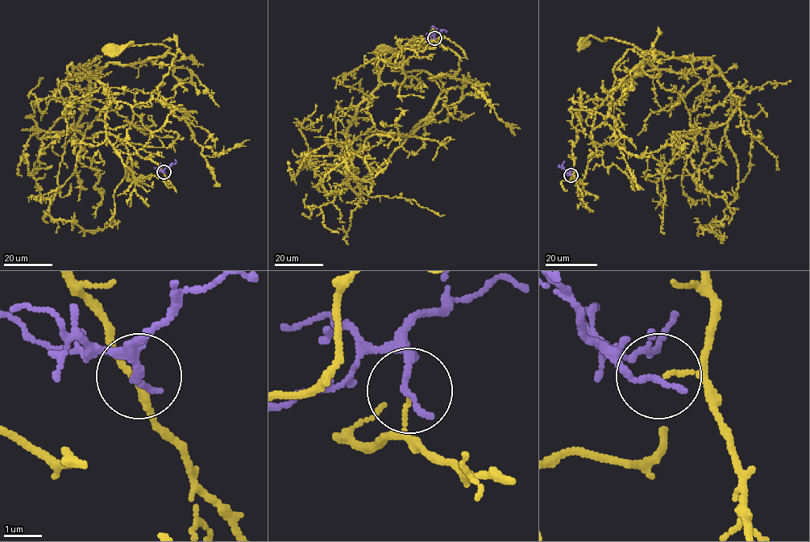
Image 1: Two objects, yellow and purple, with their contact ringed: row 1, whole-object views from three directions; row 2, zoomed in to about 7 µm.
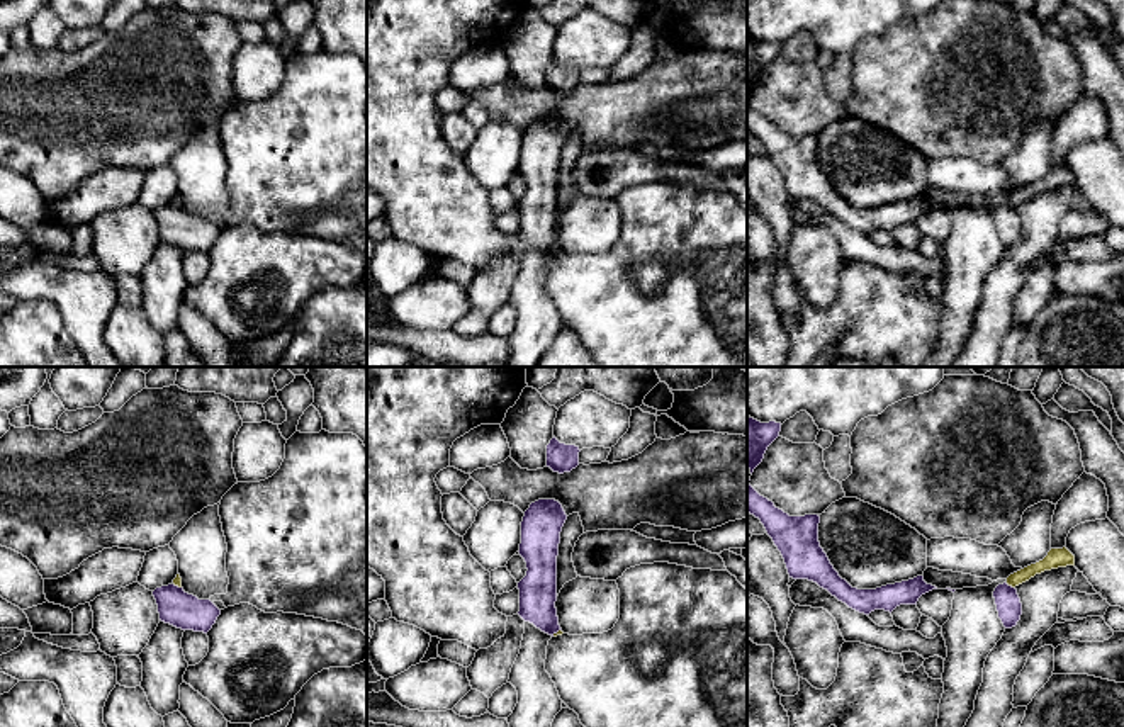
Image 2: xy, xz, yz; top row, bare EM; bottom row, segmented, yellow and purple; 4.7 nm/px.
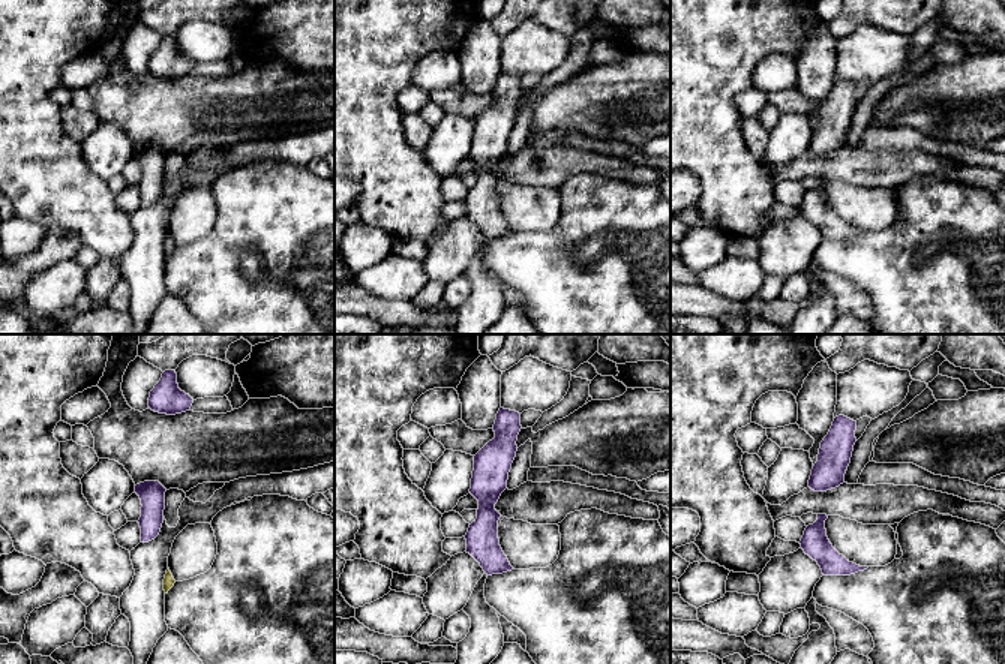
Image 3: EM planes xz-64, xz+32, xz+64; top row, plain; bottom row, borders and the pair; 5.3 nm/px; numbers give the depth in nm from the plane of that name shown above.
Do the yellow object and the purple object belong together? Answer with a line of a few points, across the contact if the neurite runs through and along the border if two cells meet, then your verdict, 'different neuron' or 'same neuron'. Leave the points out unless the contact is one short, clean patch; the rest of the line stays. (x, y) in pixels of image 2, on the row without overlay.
line yz (1005, 202), (1014, 208); different neuron

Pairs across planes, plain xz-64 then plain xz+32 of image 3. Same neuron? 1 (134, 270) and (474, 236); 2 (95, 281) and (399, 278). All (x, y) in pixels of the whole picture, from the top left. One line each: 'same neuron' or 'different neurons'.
1: different neurons
2: different neurons

